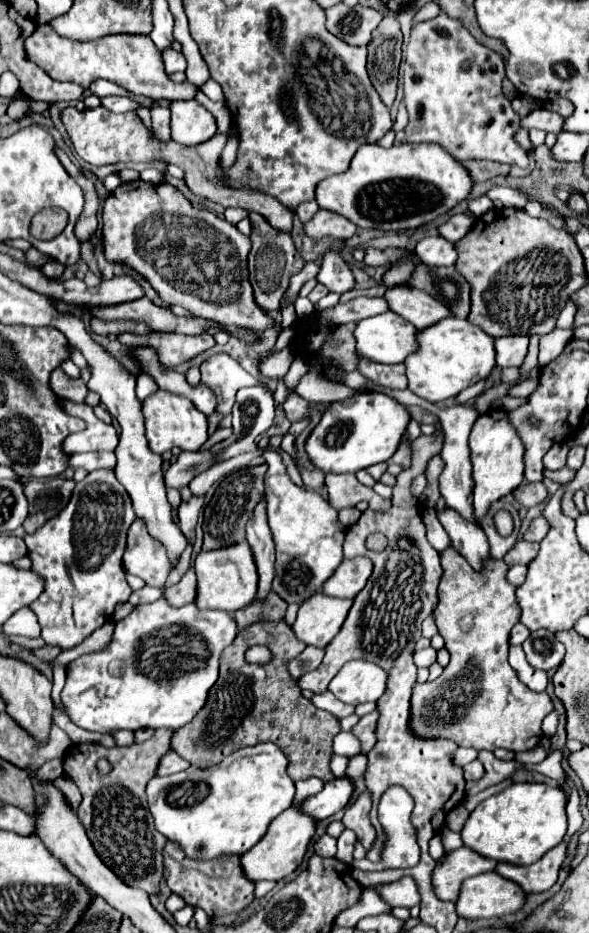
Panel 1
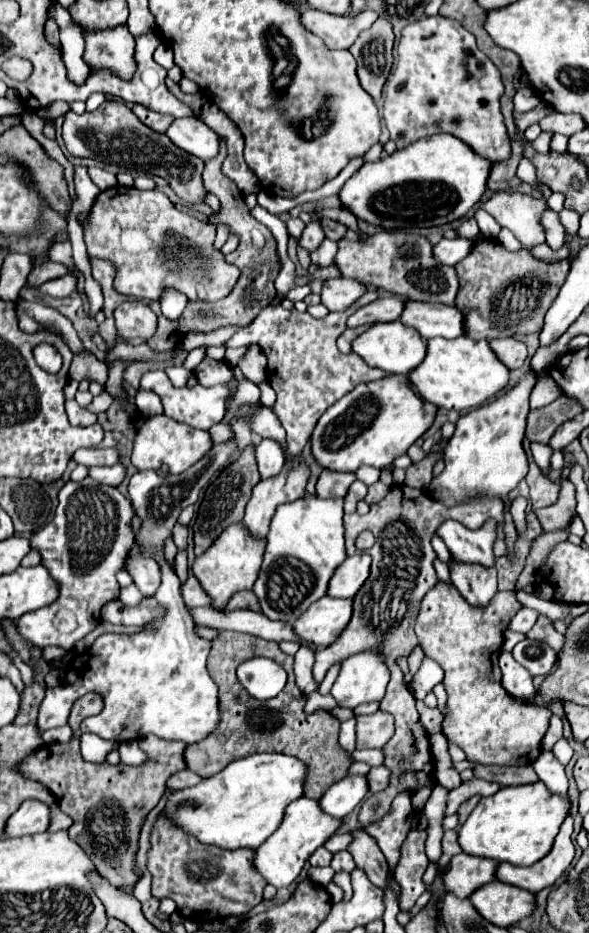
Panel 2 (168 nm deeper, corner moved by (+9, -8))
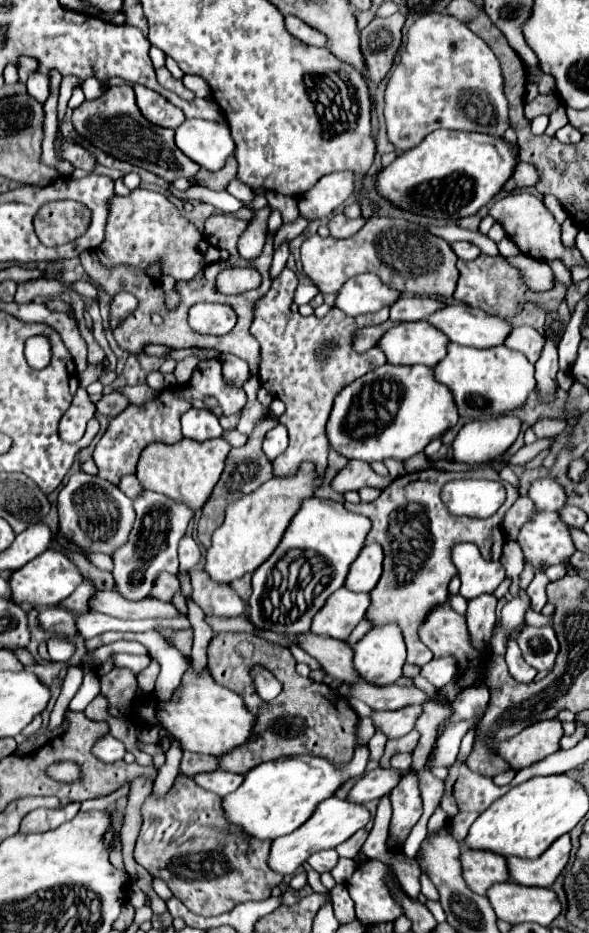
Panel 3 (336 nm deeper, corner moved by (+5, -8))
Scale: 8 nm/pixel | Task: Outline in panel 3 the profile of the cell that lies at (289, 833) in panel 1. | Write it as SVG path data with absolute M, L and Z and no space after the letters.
M330 797L314 809L314 813L310 815L310 821L300 825L296 831L272 841L268 865L272 871L280 873L282 877L294 875L296 869L302 867L312 853L322 851L322 849L332 849L332 847L344 843L350 835L354 835L358 829L362 829L368 821L370 821L370 813L364 805L354 805L354 803L342 801L338 797Z

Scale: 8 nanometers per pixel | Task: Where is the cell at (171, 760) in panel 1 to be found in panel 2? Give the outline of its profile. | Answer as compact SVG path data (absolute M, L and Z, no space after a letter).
M186 769L186 771L174 773L174 775L168 779L168 787L172 787L172 789L178 791L178 789L188 789L190 785L198 785L198 781L202 781L202 779L198 777L198 773Z

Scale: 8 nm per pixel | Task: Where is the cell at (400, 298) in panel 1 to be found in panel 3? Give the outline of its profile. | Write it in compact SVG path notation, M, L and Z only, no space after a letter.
M462 303L446 305L434 311L426 321L440 329L452 343L470 347L502 345L512 329L508 321Z

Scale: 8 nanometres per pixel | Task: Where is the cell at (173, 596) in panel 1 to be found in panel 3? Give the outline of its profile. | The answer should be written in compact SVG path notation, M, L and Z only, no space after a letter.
M194 569L192 577L192 599L200 605L206 615L238 617L244 611L244 601L230 589L230 585L218 585L206 577L206 571Z

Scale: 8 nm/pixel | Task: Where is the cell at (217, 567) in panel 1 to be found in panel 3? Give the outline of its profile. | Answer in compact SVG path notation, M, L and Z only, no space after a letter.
M302 465L300 473L290 479L270 479L254 493L234 501L226 511L224 523L214 531L212 545L206 551L204 571L216 583L230 585L234 579L254 573L278 547L290 517L298 511L302 499L312 495L312 489L320 485L320 479L314 475L314 465Z

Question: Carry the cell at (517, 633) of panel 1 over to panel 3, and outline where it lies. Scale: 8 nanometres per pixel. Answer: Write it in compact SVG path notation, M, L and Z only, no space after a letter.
M538 573L532 583L528 585L528 595L530 595L530 601L532 601L532 609L534 611L542 611L542 607L546 605L546 585L550 583L550 579L544 575L544 573Z

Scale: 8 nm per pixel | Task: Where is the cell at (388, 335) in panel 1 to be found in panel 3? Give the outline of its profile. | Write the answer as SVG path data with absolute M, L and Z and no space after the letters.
M428 321L400 323L388 329L376 343L390 365L426 365L434 367L446 355L448 339Z

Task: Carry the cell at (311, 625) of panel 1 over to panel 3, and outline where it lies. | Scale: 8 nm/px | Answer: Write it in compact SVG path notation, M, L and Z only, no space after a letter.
M342 587L314 615L310 633L346 641L352 629L364 619L368 605L368 593L352 593L346 587Z

